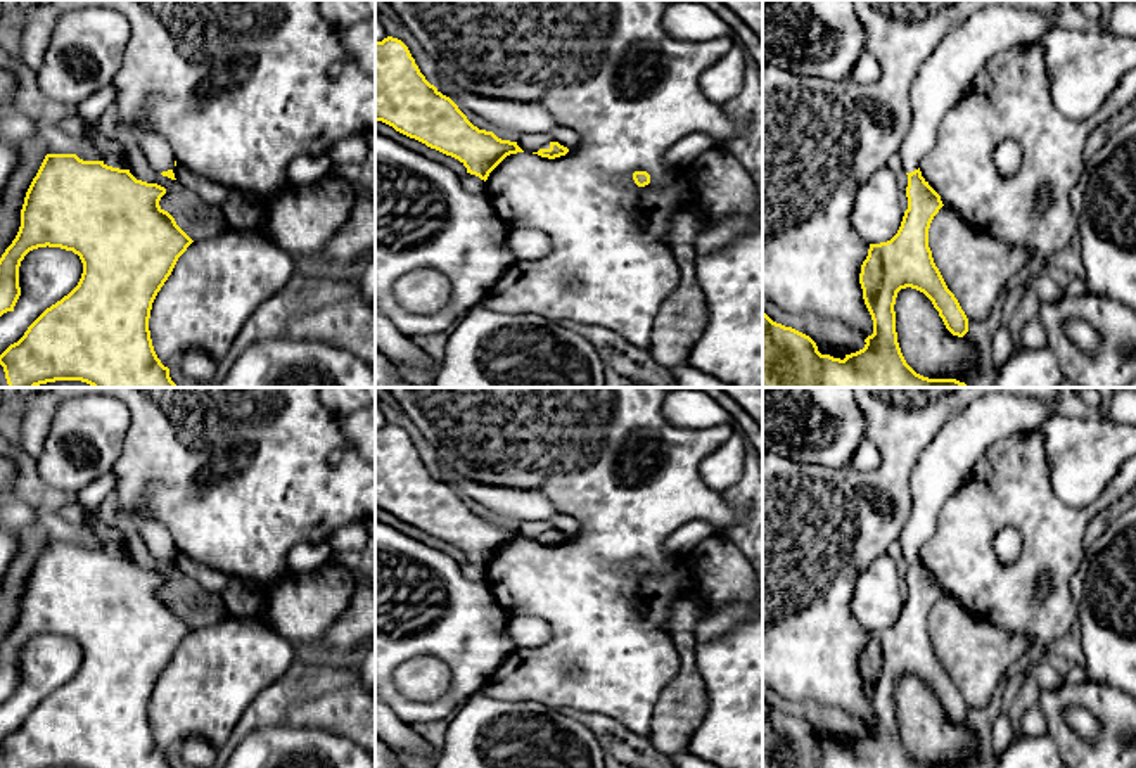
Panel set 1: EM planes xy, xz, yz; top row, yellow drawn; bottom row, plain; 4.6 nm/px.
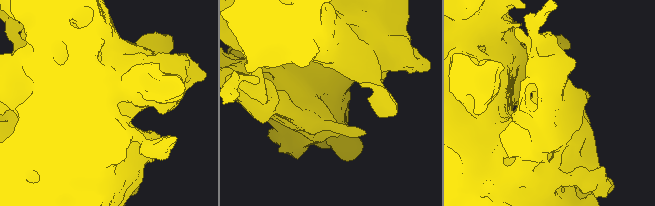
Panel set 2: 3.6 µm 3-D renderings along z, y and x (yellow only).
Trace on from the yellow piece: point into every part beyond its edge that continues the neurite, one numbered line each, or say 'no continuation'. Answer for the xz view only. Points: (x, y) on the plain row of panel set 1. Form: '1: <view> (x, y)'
no continuation

